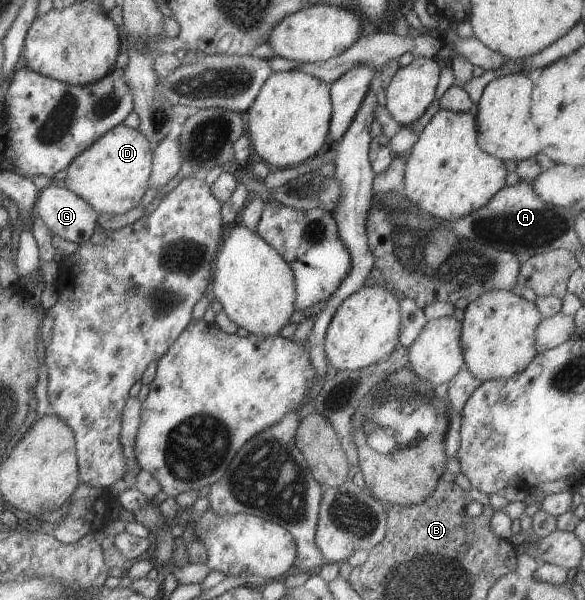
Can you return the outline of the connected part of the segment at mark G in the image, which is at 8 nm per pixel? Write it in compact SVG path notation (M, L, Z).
M54 182L38 192L33 214L43 221L52 237L77 245L94 234L98 215L87 202Z

